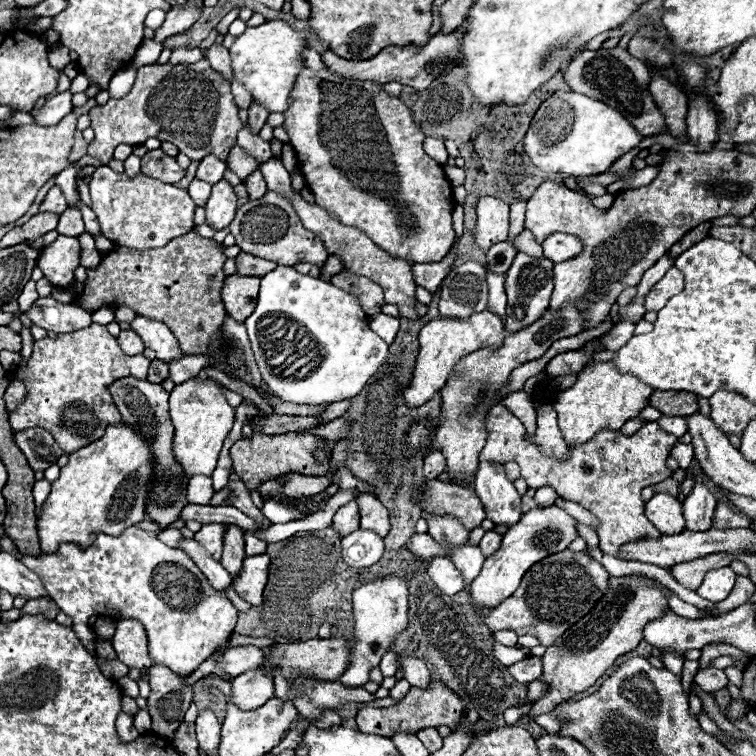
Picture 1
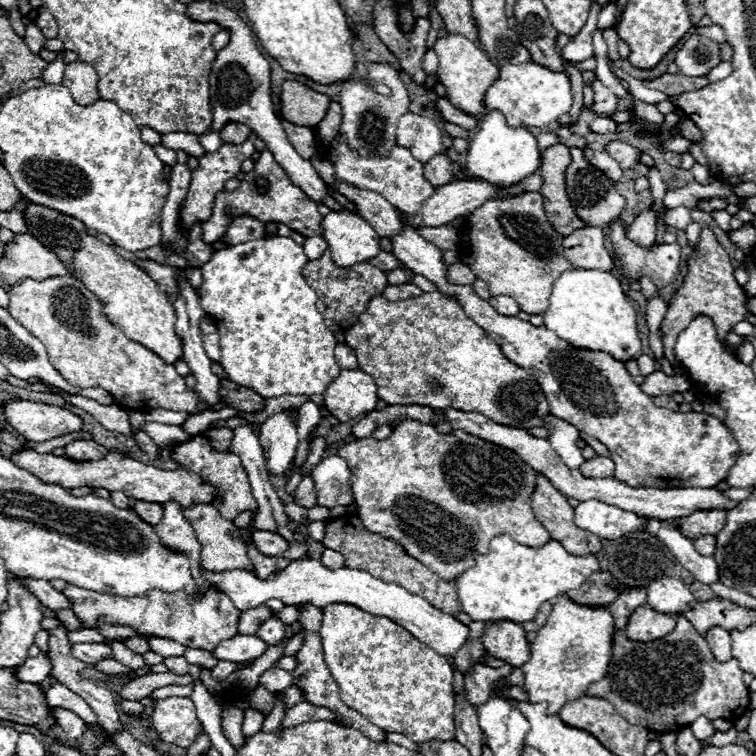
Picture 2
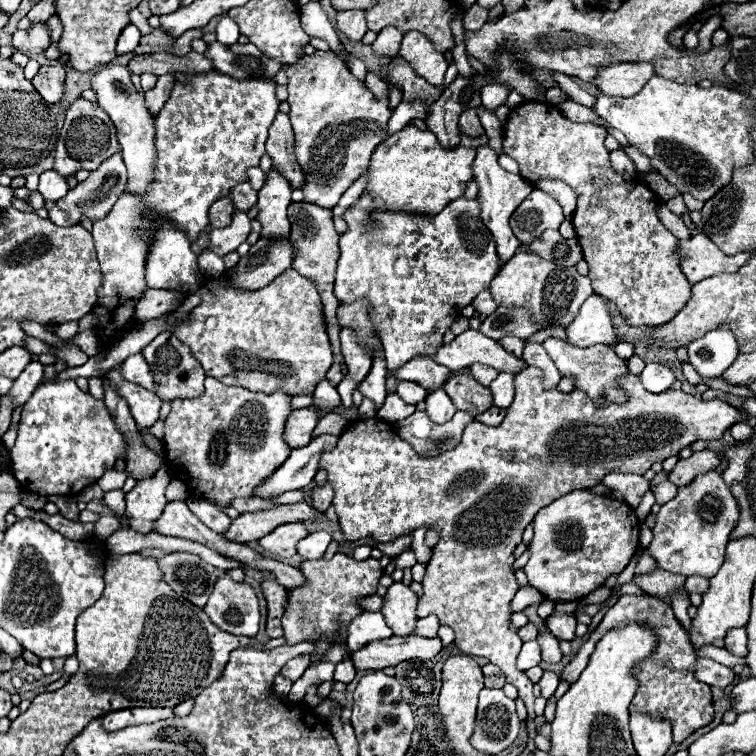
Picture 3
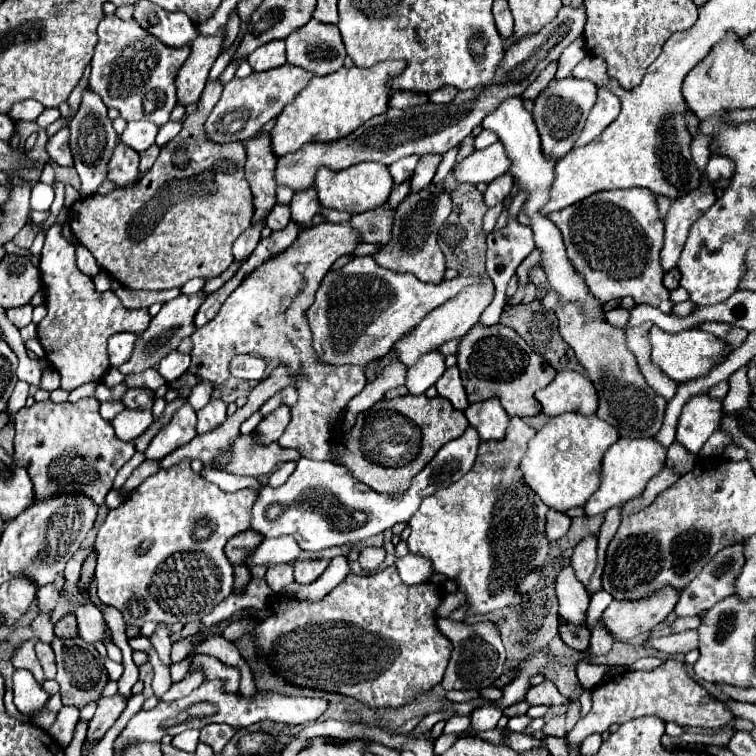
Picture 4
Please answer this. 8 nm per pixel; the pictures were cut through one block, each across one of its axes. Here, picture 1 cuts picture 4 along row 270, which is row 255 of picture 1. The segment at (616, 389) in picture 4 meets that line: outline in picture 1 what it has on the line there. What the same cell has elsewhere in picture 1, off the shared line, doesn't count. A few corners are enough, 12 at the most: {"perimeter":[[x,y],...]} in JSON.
{"perimeter":[[528,230],[516,236],[516,248],[528,256],[544,256]]}

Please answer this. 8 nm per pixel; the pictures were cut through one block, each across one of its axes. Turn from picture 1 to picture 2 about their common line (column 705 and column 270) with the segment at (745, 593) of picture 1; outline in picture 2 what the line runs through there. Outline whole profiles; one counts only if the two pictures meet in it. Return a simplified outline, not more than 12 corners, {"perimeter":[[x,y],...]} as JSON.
{"perimeter":[[266,606],[242,612],[238,634],[254,636],[272,616]]}

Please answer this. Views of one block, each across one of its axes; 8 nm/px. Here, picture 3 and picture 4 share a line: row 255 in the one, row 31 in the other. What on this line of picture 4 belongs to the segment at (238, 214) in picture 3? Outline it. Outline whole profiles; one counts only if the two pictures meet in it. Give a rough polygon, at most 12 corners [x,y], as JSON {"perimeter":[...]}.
{"perimeter":[[226,30],[192,42],[176,82],[178,104],[198,102]]}

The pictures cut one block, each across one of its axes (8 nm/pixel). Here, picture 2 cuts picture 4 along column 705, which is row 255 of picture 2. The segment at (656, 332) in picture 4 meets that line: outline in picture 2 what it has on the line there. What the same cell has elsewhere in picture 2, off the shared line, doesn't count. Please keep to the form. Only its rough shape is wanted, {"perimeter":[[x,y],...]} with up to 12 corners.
{"perimeter":[[330,212],[322,230],[336,266],[368,262],[380,236],[358,214]]}

